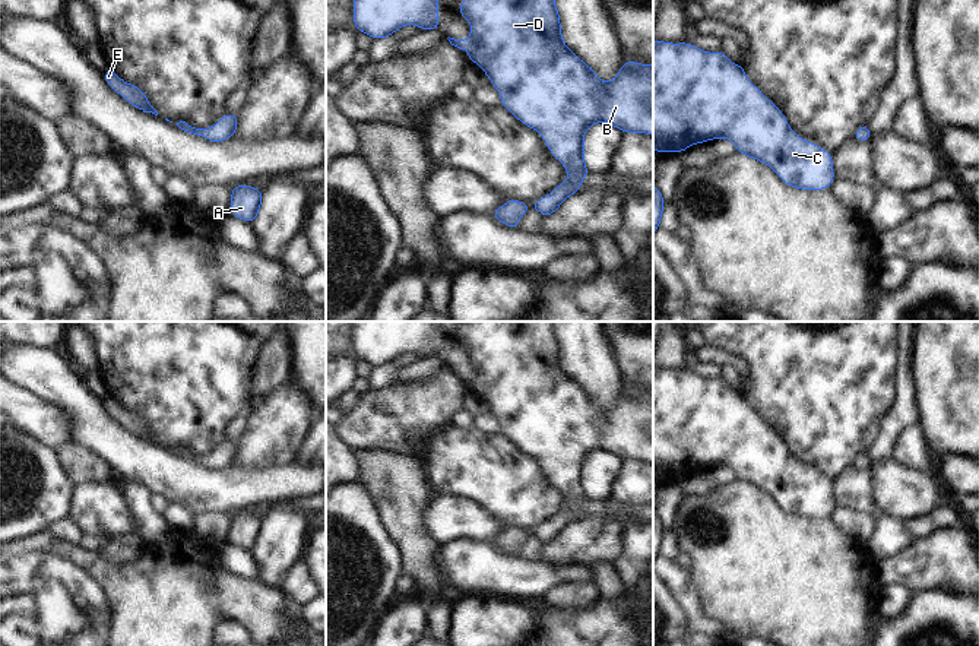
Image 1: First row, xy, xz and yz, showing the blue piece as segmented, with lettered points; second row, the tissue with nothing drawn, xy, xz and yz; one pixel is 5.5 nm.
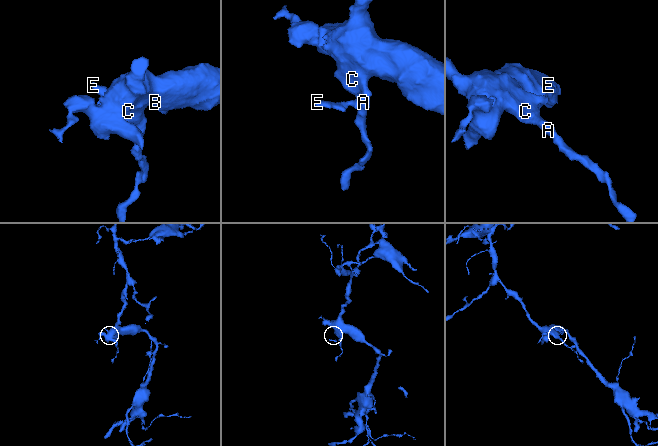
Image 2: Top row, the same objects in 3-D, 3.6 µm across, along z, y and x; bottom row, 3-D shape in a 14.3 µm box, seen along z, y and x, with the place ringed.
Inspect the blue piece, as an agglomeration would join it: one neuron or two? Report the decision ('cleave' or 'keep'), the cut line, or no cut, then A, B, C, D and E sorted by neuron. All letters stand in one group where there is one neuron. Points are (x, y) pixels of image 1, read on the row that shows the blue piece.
keep | no cut | A B C D E

